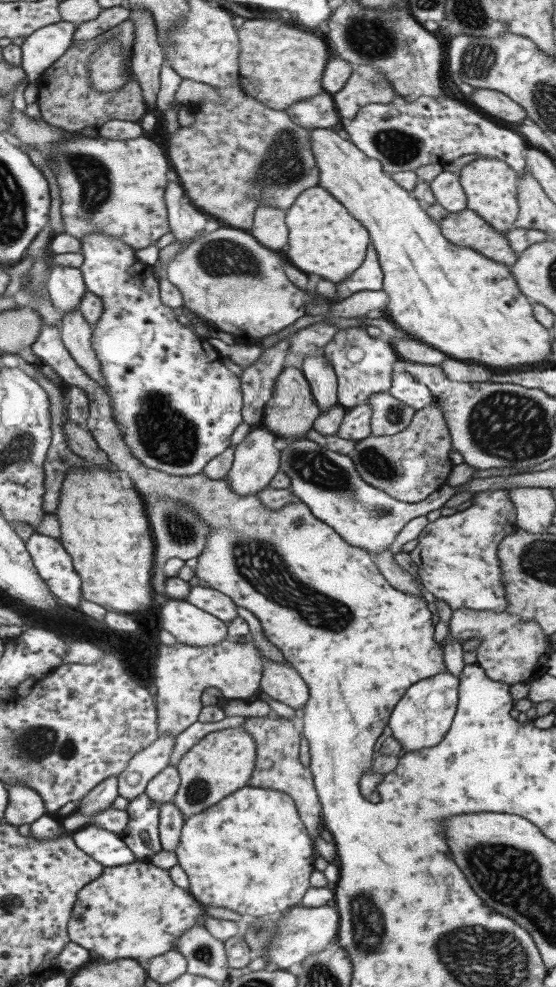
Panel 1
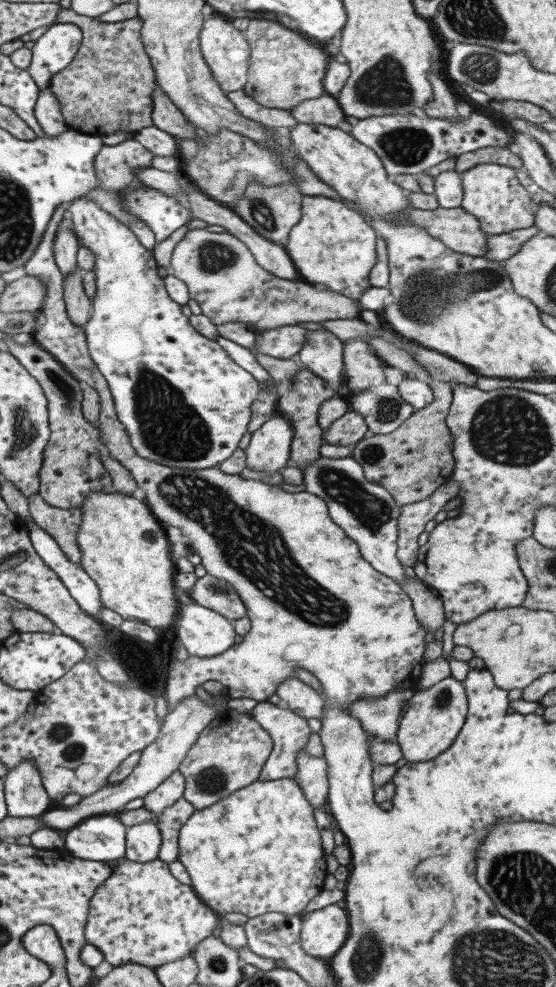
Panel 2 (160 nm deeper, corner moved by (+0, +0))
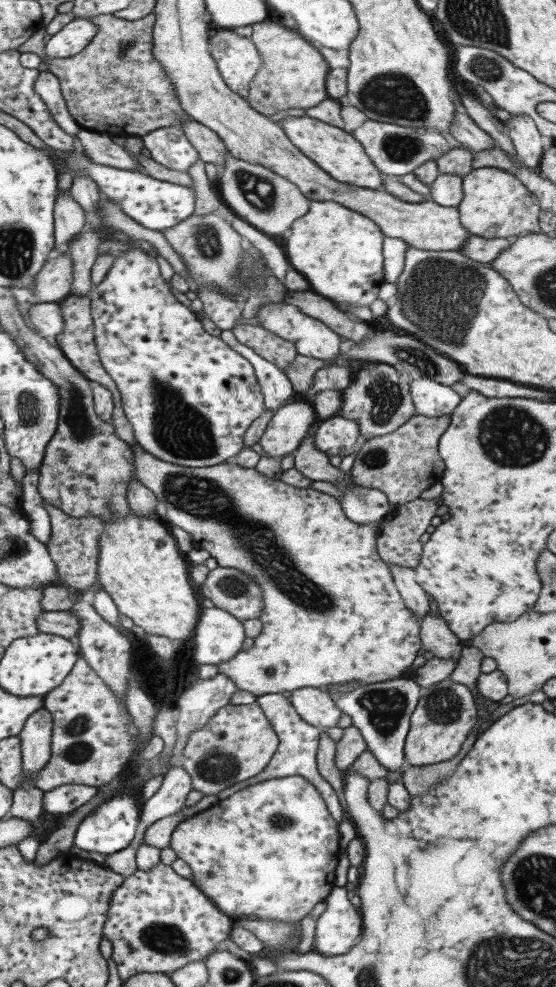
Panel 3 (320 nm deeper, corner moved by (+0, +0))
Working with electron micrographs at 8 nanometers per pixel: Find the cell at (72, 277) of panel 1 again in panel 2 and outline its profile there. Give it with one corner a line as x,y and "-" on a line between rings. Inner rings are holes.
71,221
59,225
54,252
58,268
68,277
78,267
79,249
82,247

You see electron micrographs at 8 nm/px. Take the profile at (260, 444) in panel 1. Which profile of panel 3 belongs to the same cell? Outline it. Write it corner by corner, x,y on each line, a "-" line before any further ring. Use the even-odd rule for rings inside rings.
297,398
275,413
259,442
268,456
282,460
296,452
315,425
318,414
315,406

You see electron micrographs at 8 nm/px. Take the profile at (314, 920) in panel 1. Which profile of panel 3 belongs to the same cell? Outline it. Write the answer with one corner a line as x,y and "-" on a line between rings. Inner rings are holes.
336,886
326,900
327,907
316,921
312,946
318,957
347,954
362,939
364,918
349,894
345,886

